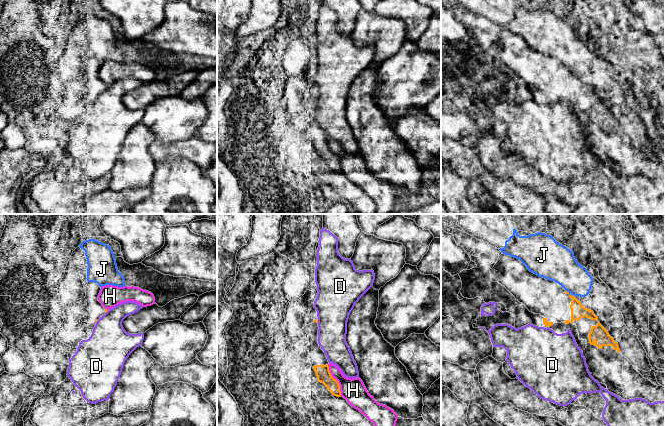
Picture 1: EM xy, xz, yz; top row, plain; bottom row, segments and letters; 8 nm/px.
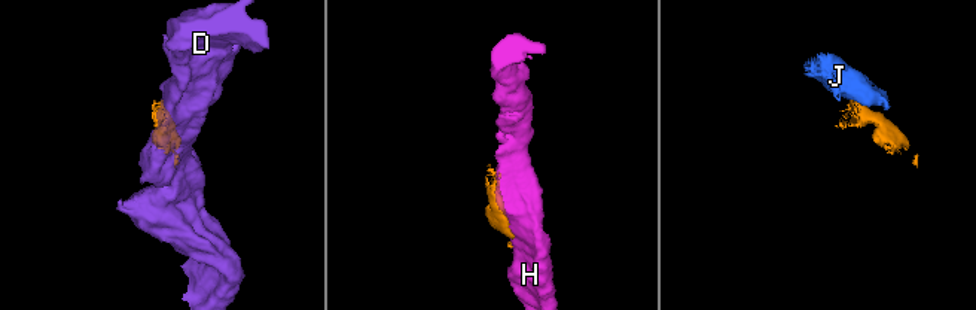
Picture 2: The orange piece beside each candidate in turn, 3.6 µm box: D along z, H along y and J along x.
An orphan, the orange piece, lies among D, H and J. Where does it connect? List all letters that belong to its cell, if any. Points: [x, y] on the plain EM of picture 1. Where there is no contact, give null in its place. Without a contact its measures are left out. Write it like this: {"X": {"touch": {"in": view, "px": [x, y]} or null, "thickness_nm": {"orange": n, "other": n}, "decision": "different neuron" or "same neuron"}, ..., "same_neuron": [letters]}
{"D": {"touch": {"in": "xy", "px": [106, 87]}, "thickness_nm": {"orange": 20, "other": 320}, "decision": "different neuron"}, "H": {"touch": {"in": "xz", "px": [336, 156]}, "thickness_nm": {"orange": 120, "other": 190}, "decision": "different neuron"}, "J": {"touch": {"in": "yz", "px": [566, 67]}, "thickness_nm": {"orange": 20, "other": 300}, "decision": "different neuron"}, "same_neuron": []}

